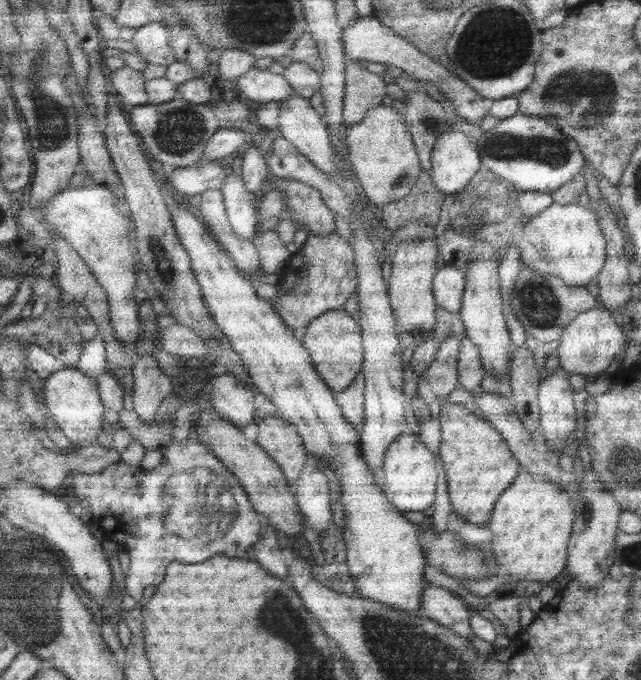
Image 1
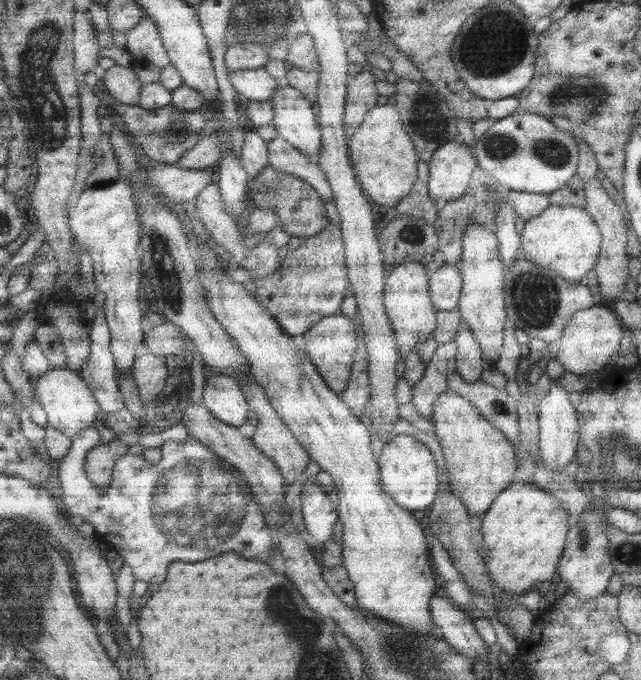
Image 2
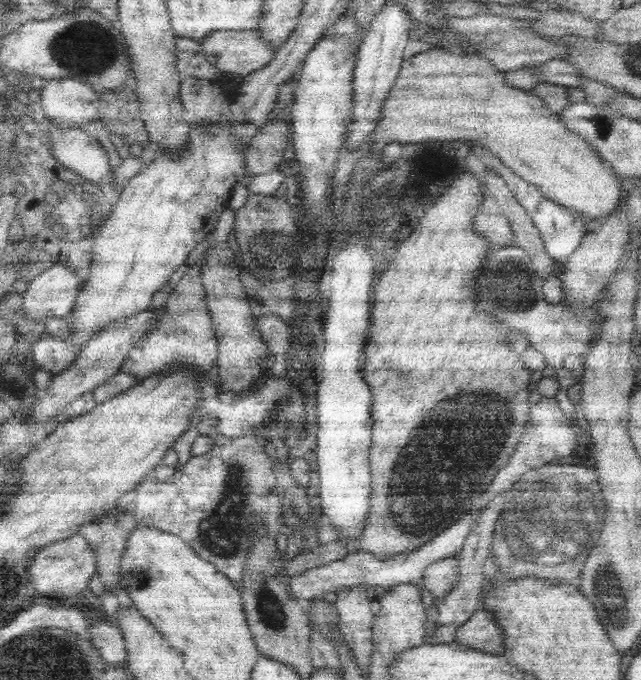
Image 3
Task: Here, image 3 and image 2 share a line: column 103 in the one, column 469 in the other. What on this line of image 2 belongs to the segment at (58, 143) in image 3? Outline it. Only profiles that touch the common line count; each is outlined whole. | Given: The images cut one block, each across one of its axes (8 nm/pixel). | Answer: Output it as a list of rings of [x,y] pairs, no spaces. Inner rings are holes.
[[[451,140],[433,152],[433,158],[427,162],[427,166],[427,192],[437,208],[443,208],[447,202],[465,194],[473,170],[477,168],[477,160],[469,146],[465,146],[461,140]]]

